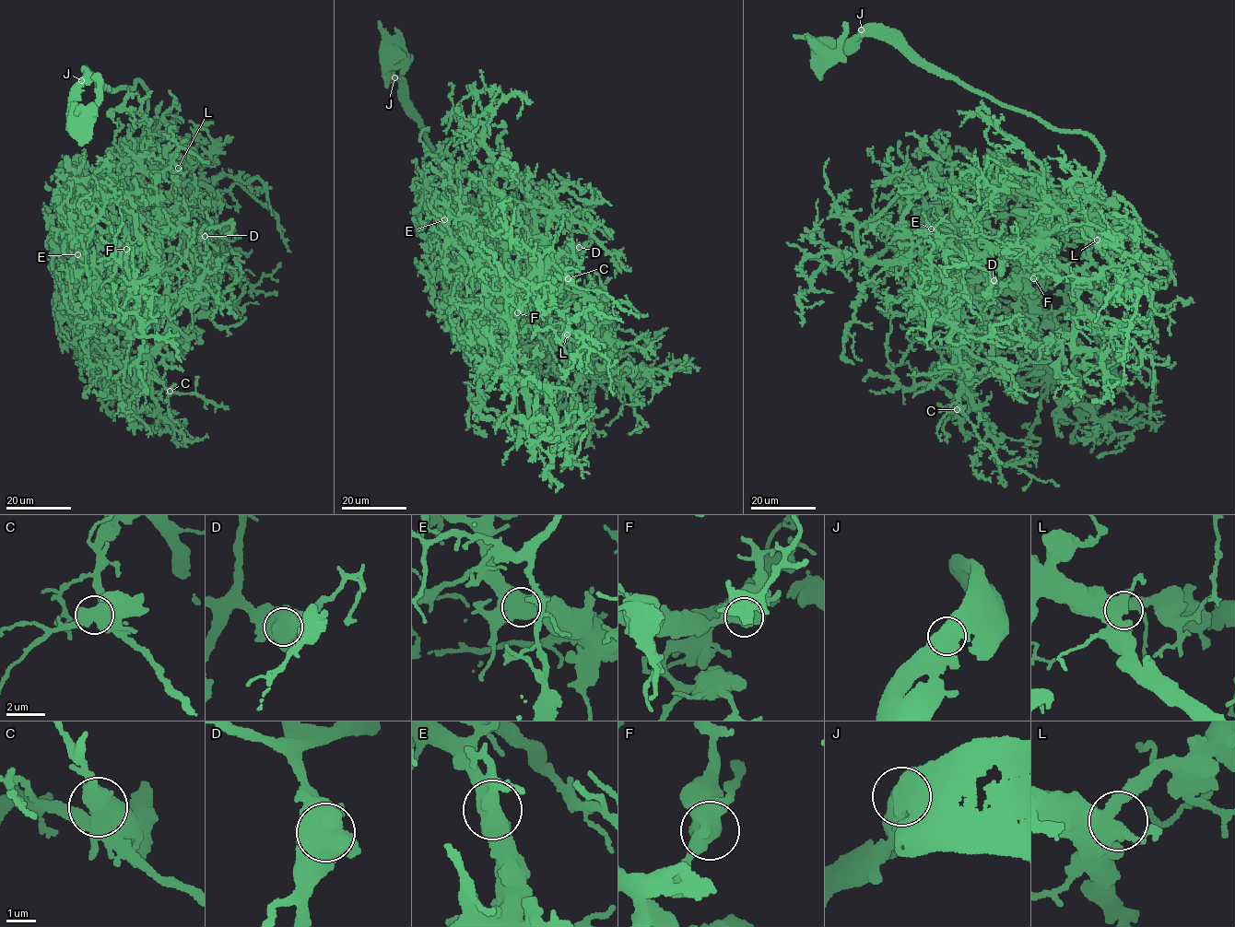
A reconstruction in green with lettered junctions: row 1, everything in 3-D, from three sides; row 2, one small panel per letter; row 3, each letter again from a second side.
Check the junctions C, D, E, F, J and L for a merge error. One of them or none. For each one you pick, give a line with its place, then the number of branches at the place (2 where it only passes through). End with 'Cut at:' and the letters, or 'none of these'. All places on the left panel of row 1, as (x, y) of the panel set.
Cut at: none of these

